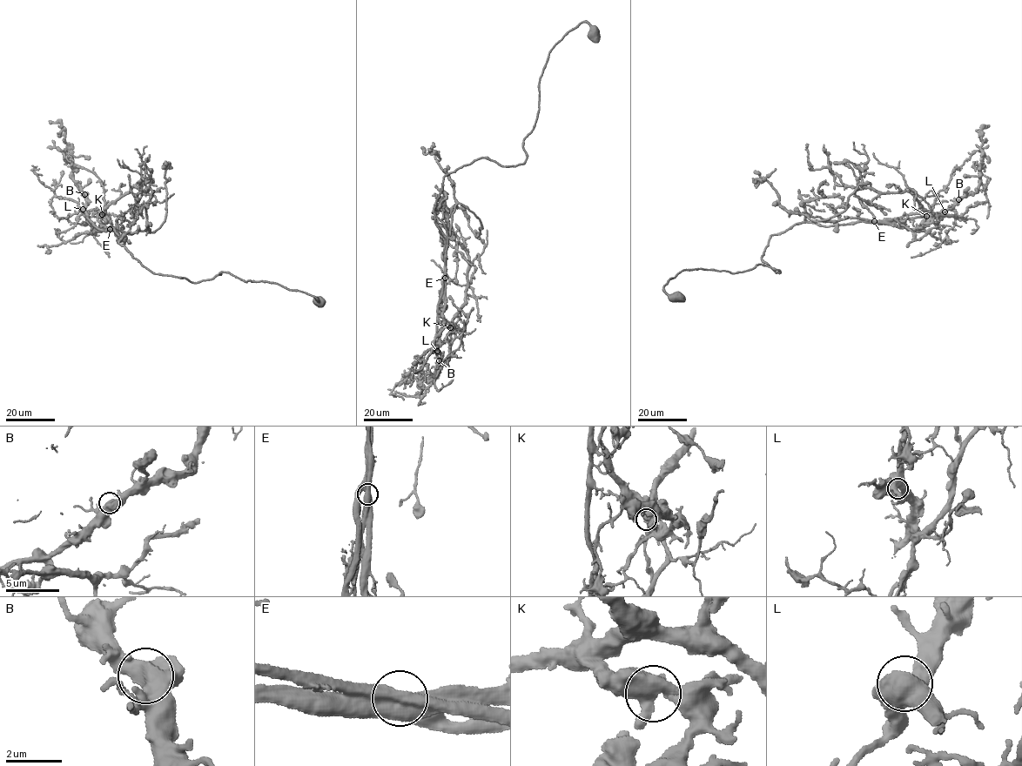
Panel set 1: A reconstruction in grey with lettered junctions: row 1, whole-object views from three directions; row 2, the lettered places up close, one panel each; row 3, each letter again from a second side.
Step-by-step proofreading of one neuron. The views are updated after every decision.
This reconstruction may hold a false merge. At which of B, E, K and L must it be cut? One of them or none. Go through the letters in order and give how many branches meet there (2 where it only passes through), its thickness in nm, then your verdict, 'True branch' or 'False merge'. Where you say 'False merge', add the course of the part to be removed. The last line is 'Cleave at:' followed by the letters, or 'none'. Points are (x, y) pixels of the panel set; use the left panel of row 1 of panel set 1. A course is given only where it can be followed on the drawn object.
B: Branches: 3. Thickness 500 nm. True branch
E: Branches: 3. Thickness 550 nm. False merge. Course of the part to remove: (110, 229), (99, 228), (87, 218), (85, 196), (72, 177), (71, 151), (63, 141), (65, 129), (49, 120)
K: Branches: 3. Thickness 480 nm. True branch
L: Branches: 3. Thickness 480 nm. True branch
Cleave at: E

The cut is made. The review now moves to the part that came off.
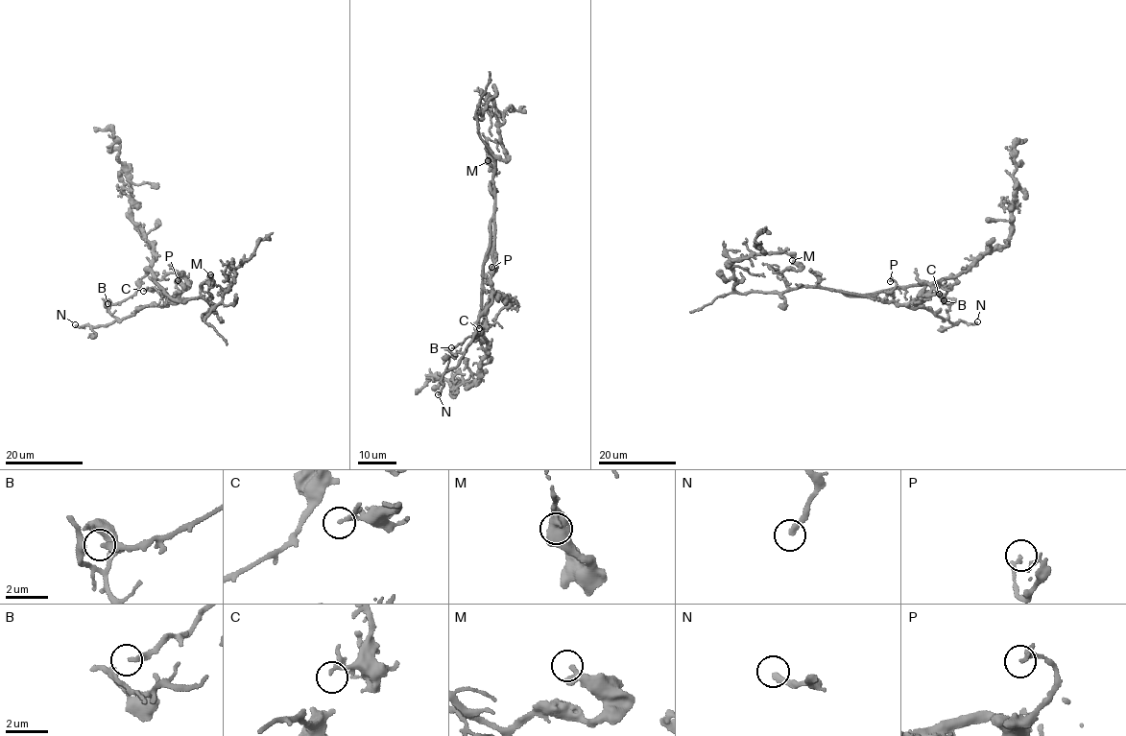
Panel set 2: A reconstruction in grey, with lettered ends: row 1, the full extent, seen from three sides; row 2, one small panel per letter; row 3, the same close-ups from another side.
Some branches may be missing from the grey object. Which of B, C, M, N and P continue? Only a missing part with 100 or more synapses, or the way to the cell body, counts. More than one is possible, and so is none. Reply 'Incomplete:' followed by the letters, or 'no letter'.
Incomplete: no letter

